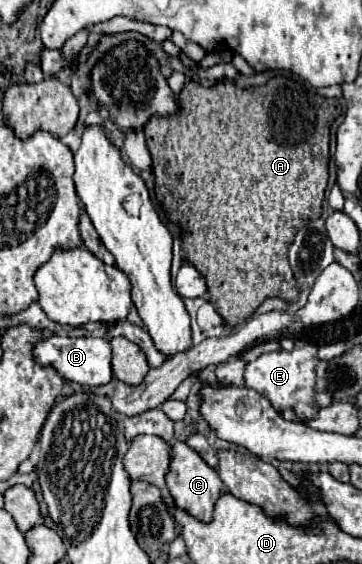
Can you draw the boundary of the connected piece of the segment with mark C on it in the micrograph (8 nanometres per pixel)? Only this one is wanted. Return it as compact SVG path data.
M174 441L170 445L170 469L166 475L166 487L174 499L174 503L188 511L190 515L194 515L200 521L210 521L212 519L212 511L214 511L214 503L216 499L224 493L222 489L222 479L218 475L216 469L212 469L194 449L190 449L186 443L182 441Z

